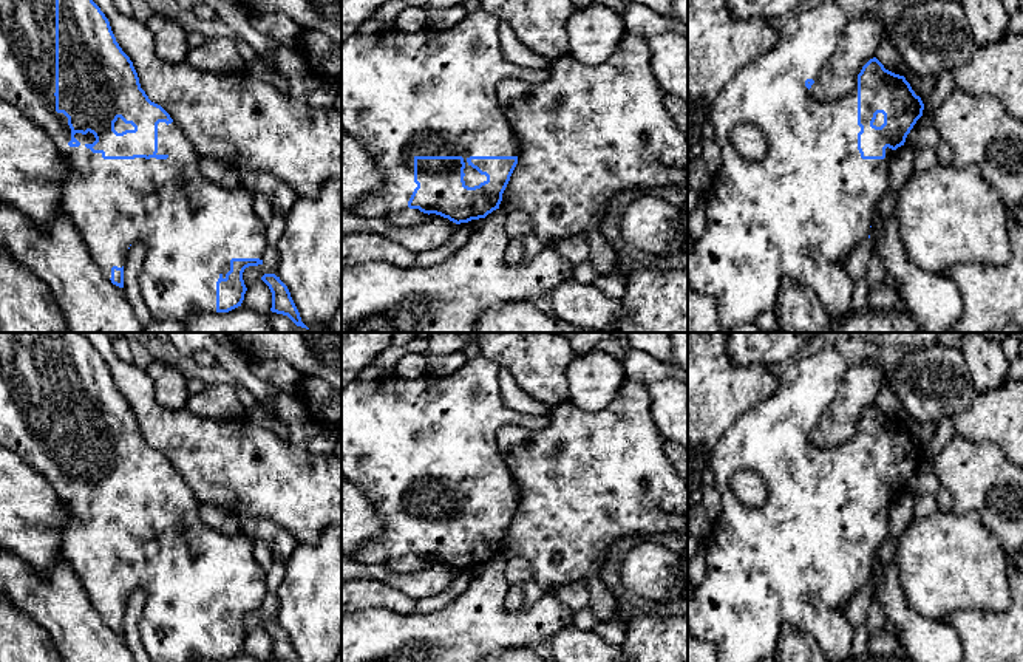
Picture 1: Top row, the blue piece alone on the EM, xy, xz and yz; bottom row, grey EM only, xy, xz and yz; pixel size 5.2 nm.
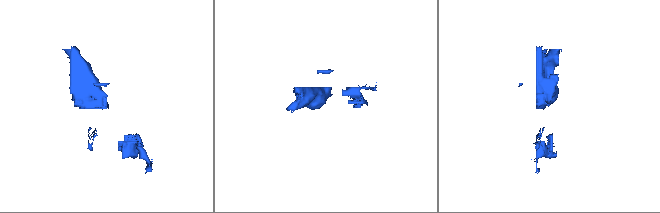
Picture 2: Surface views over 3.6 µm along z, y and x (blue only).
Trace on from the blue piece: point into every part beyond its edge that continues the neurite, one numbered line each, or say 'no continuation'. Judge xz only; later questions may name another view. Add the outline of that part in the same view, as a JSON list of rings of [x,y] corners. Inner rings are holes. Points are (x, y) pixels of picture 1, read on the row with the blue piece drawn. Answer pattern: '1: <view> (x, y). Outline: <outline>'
1: xz (430, 93). Outline: [[[479,9],[476,12],[467,14],[461,22],[457,22],[448,29],[423,28],[417,32],[400,32],[393,26],[393,28],[383,28],[382,31],[374,32],[372,36],[362,36],[355,32],[354,36],[348,37],[342,43],[342,127],[349,135],[359,138],[363,142],[365,148],[376,159],[376,164],[383,176],[383,186],[377,192],[357,201],[349,210],[352,215],[357,215],[360,218],[386,218],[393,212],[408,209],[408,201],[414,189],[417,187],[417,184],[414,183],[414,158],[416,156],[462,156],[465,162],[465,169],[464,169],[465,186],[474,187],[487,181],[487,176],[481,175],[476,169],[473,169],[467,162],[470,156],[518,156],[519,155],[519,144],[518,144],[516,133],[510,127],[496,99],[496,85],[504,79],[519,79],[519,80],[528,80],[533,84],[542,84],[549,80],[550,68],[527,68],[527,67],[519,67],[510,62],[504,56],[499,46],[499,23],[501,20],[498,17],[485,12],[484,9]]]

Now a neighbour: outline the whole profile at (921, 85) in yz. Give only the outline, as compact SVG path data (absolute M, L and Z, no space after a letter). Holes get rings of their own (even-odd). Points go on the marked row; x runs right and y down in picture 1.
M909 71L904 77L910 84L915 94L919 96L923 102L929 97L936 82L936 77L919 77L912 71Z

